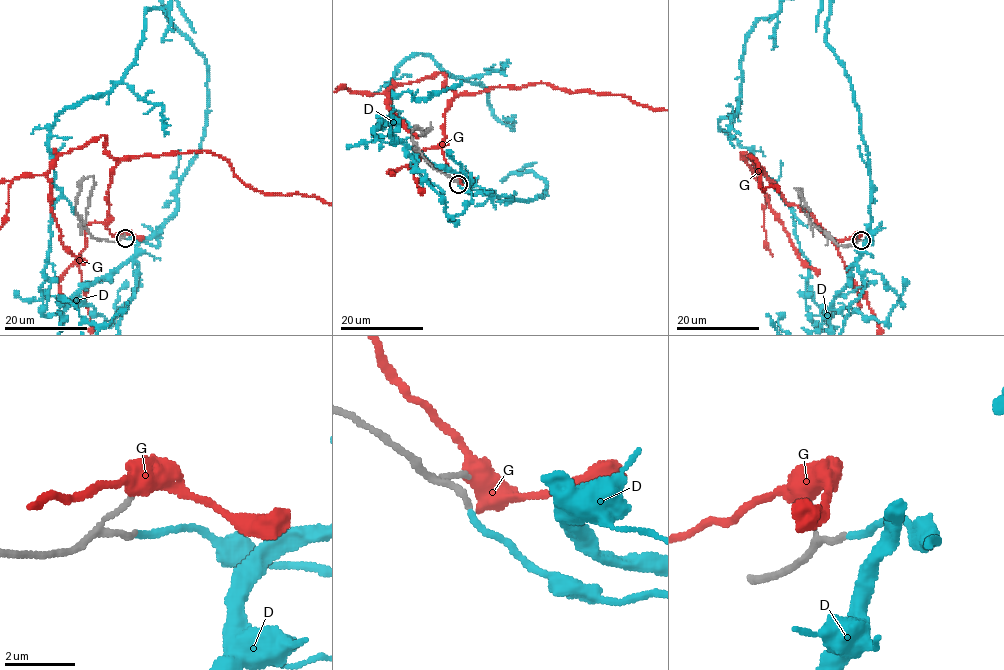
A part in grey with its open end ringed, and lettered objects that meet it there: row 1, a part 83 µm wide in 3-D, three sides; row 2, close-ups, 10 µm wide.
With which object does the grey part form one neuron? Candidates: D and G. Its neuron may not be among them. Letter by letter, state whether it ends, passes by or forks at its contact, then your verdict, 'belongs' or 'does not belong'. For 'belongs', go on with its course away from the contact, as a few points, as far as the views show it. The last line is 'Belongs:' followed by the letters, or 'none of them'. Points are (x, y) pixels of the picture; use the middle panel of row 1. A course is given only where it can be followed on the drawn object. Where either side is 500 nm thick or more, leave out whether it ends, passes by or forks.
D: it ends | belongs
G: it passes by | does not belong
Belongs: D

